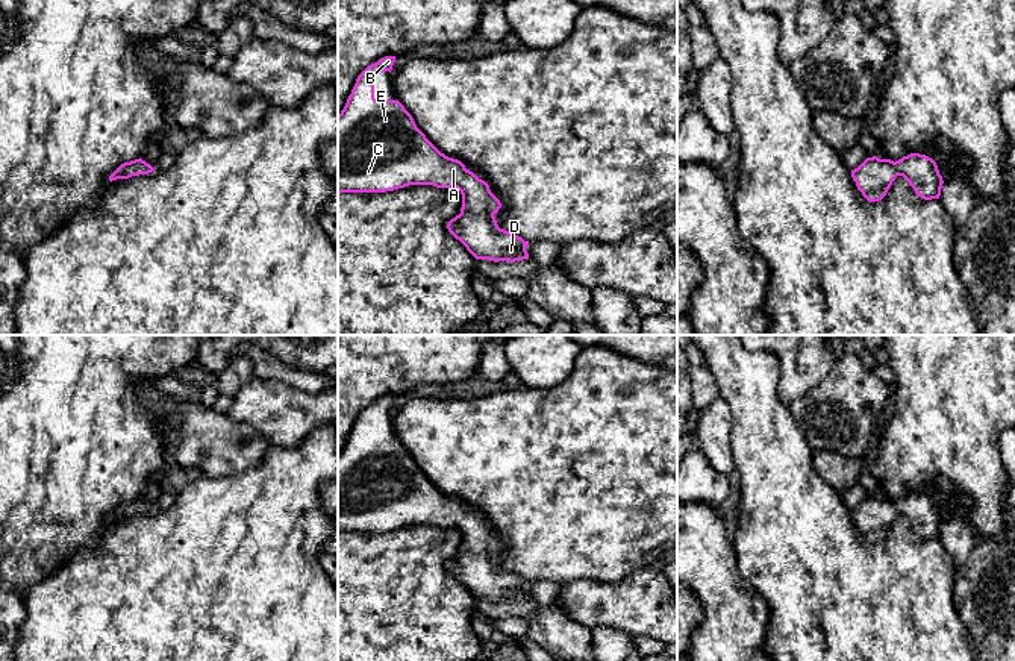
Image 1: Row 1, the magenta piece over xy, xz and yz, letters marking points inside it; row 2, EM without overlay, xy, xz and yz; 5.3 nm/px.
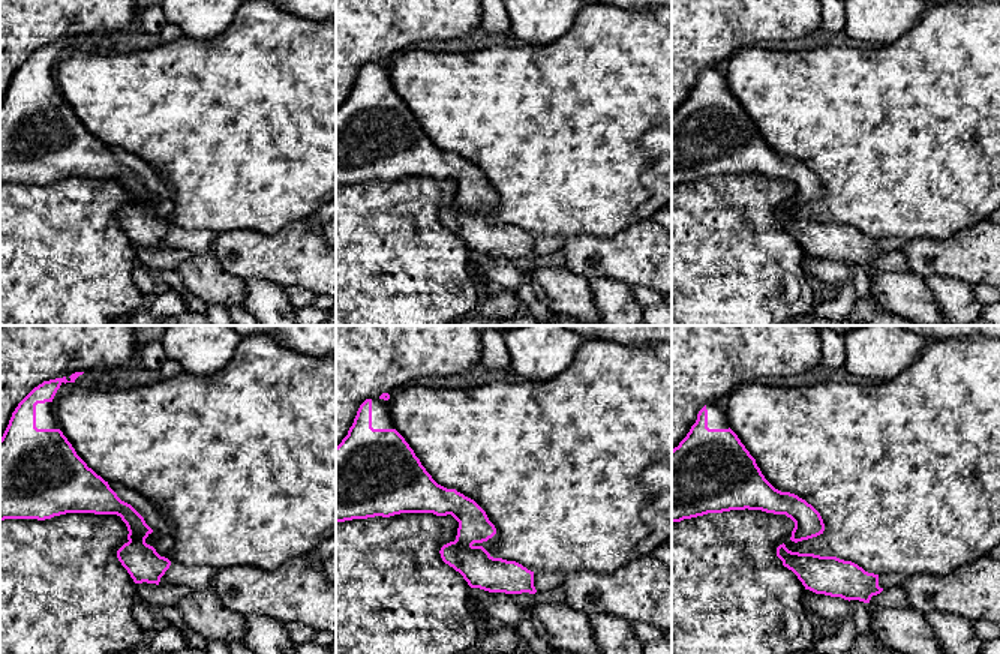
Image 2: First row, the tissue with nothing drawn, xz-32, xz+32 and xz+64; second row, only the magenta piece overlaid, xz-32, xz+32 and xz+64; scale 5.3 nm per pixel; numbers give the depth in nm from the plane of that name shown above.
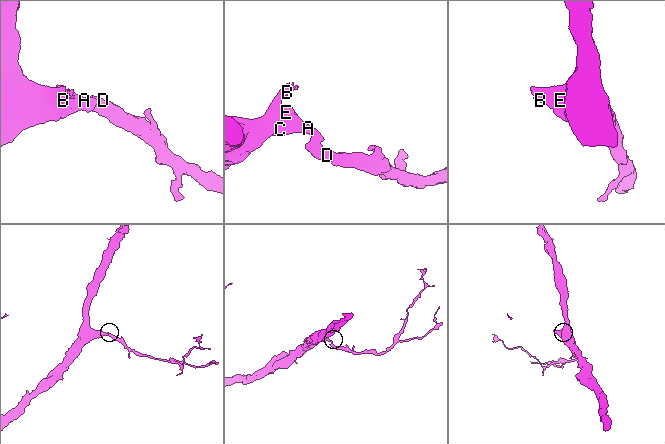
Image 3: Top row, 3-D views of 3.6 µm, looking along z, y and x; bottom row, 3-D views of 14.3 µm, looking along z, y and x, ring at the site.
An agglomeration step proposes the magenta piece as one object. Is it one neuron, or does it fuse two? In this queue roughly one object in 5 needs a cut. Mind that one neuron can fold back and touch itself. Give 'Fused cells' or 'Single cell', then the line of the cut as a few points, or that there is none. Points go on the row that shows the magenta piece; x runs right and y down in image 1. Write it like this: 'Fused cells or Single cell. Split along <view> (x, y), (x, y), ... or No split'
Single cell. No split

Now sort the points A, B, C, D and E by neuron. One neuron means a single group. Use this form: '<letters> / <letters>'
A B C D E

